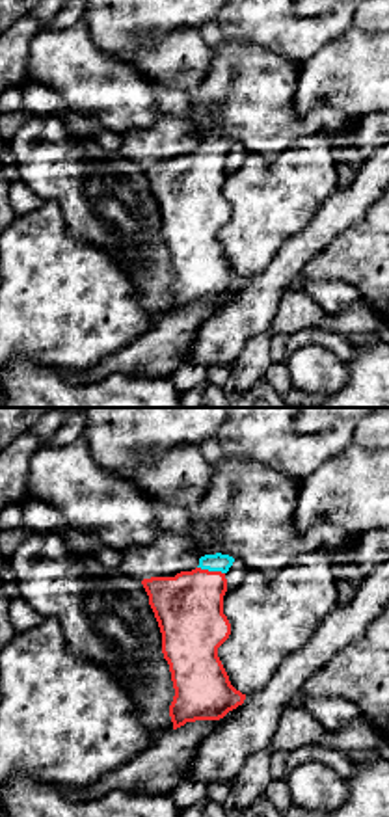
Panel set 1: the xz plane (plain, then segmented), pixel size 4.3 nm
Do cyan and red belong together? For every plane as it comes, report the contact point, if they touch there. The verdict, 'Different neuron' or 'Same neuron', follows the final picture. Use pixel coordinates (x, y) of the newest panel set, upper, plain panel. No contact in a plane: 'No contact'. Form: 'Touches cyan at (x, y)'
Touches cyan at (211, 153)

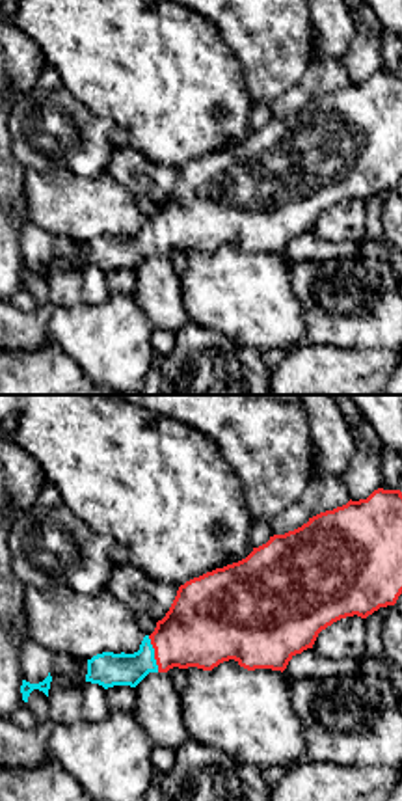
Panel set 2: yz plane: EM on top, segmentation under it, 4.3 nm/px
Touches cyan at (153, 237)

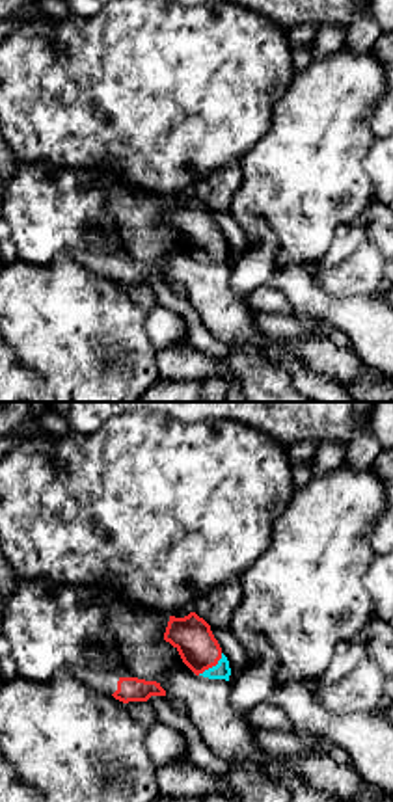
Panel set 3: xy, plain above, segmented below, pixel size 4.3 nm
Touches cyan at (213, 250)

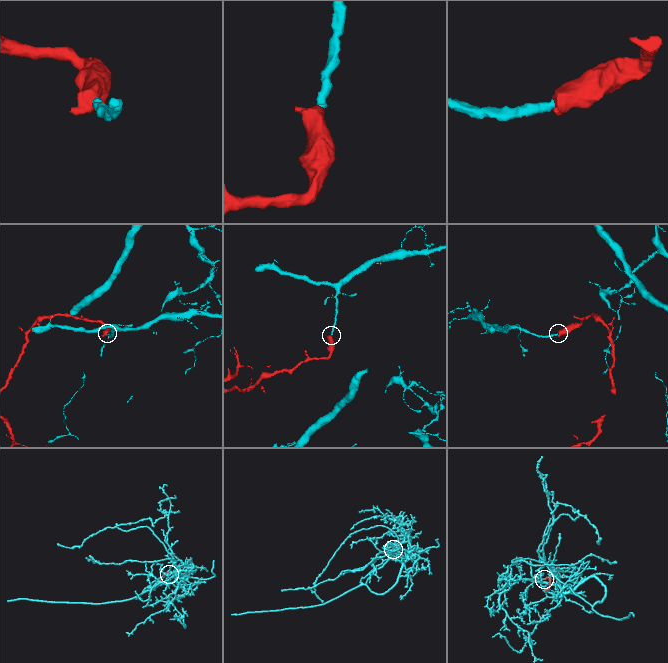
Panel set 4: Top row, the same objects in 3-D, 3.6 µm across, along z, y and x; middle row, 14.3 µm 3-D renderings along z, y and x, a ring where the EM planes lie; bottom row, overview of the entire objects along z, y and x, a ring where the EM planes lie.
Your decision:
Same neuron

